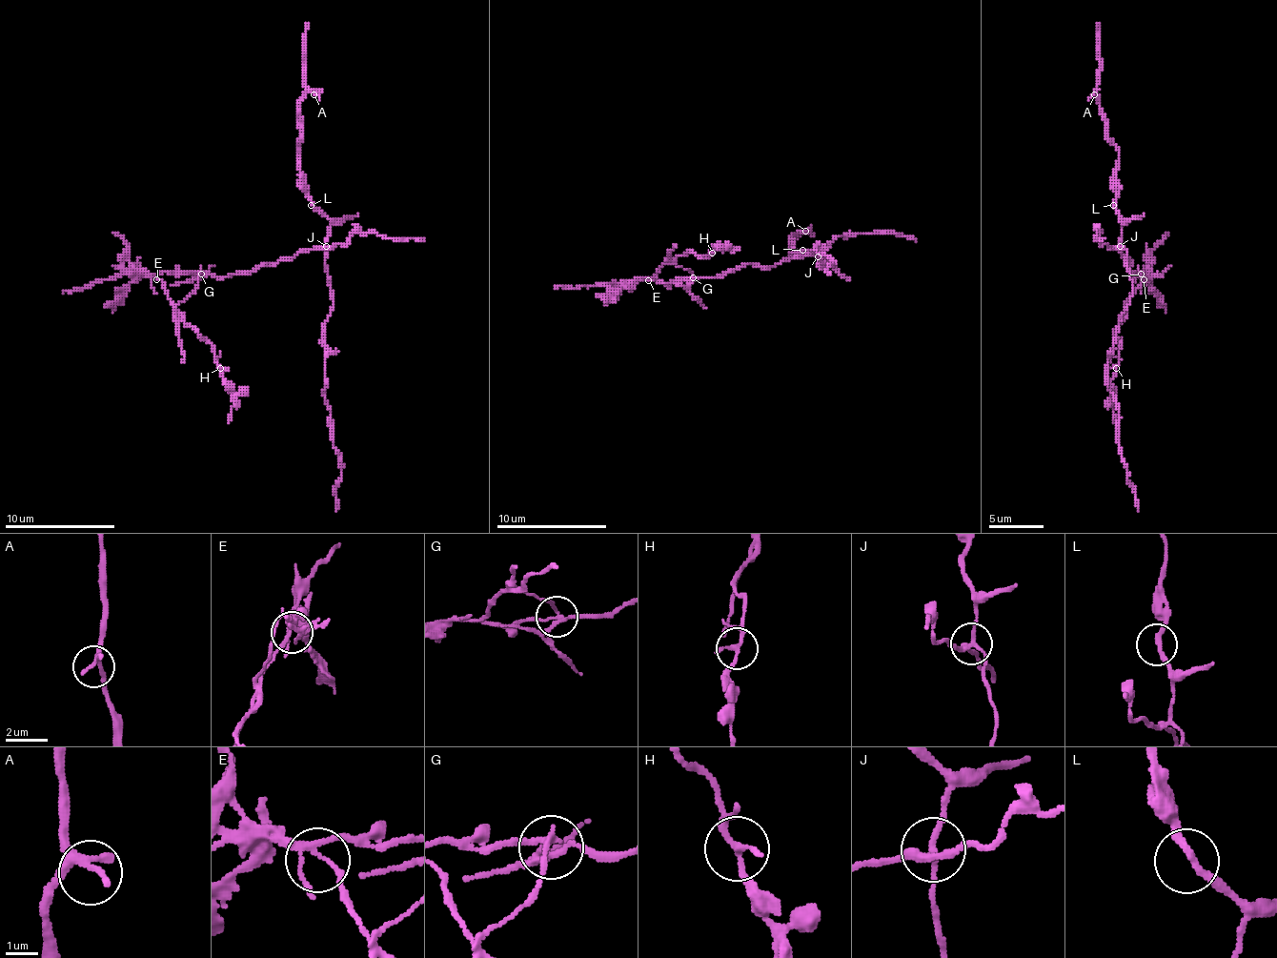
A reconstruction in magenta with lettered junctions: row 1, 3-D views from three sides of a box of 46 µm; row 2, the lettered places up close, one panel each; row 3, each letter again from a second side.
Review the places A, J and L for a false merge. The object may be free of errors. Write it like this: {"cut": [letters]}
{"cut": ["J"]}

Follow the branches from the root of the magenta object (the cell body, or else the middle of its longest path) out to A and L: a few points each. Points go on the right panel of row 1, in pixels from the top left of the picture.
A: (1122, 252), (1116, 247), (1122, 238), (1116, 208), (1119, 147), (1107, 136), (1100, 94), (1094, 94)
L: (1122, 252), (1116, 247), (1122, 238), (1122, 219), (1113, 205)

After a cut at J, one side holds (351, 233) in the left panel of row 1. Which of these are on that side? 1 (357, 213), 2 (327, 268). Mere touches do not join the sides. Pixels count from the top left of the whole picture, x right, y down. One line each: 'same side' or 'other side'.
1: other side
2: other side

